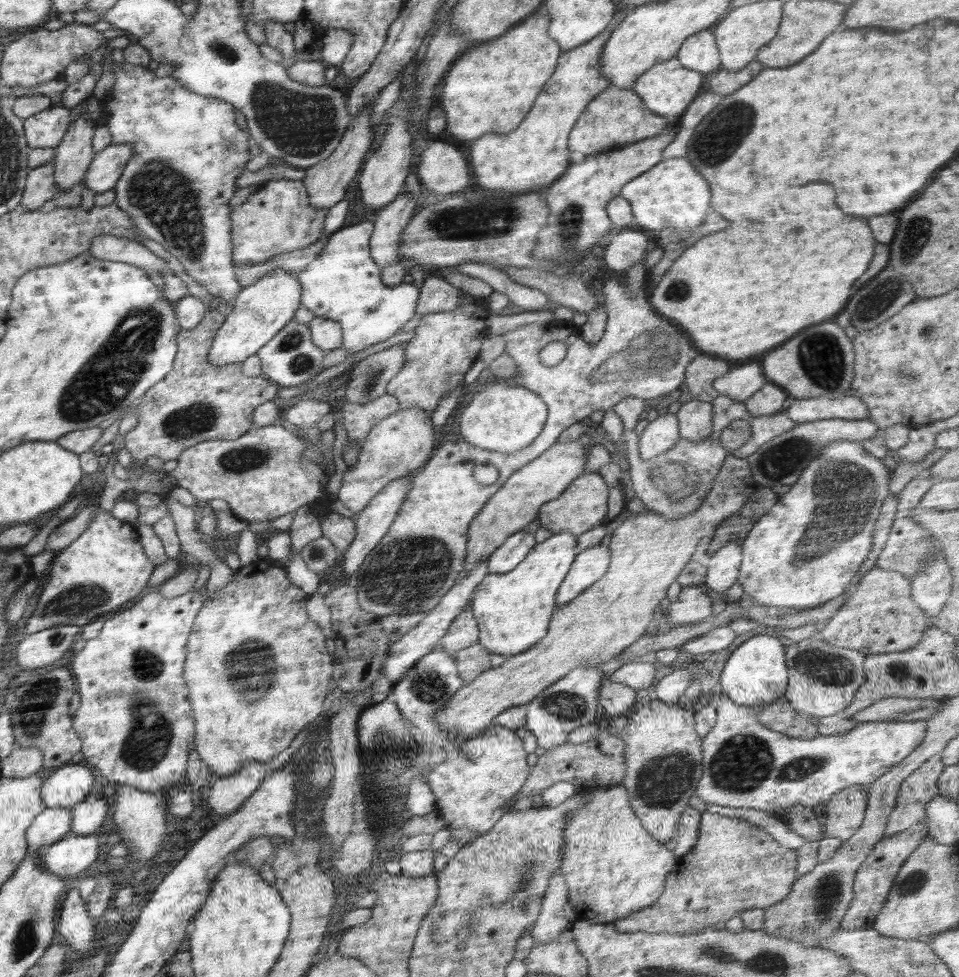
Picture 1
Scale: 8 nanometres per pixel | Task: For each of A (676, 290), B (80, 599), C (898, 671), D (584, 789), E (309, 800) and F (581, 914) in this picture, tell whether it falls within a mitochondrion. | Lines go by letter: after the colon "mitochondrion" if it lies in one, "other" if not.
A: mitochondrion
B: mitochondrion
C: mitochondrion
D: other
E: other
F: other

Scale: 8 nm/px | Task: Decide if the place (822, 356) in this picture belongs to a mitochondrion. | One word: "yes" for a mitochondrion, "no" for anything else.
yes

